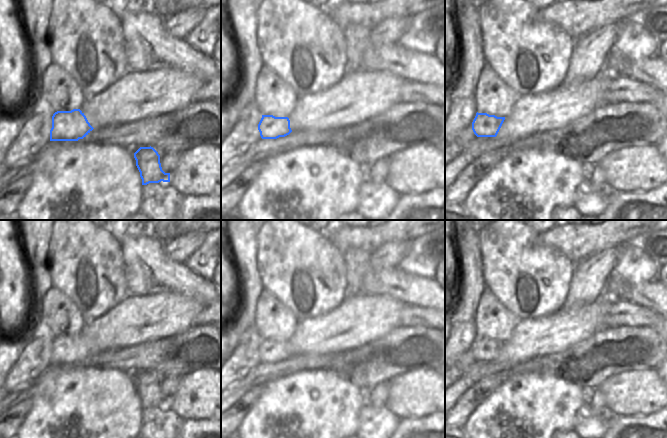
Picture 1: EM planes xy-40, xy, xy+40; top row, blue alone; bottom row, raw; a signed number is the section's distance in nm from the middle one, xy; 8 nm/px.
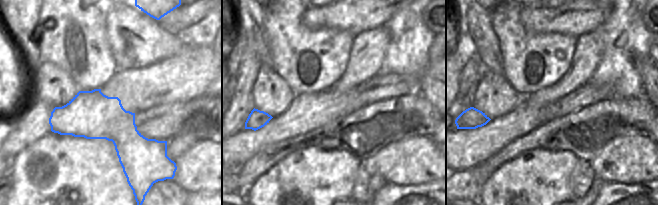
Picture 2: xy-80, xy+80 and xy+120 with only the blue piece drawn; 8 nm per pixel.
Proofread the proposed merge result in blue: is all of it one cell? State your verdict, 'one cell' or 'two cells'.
one cell

